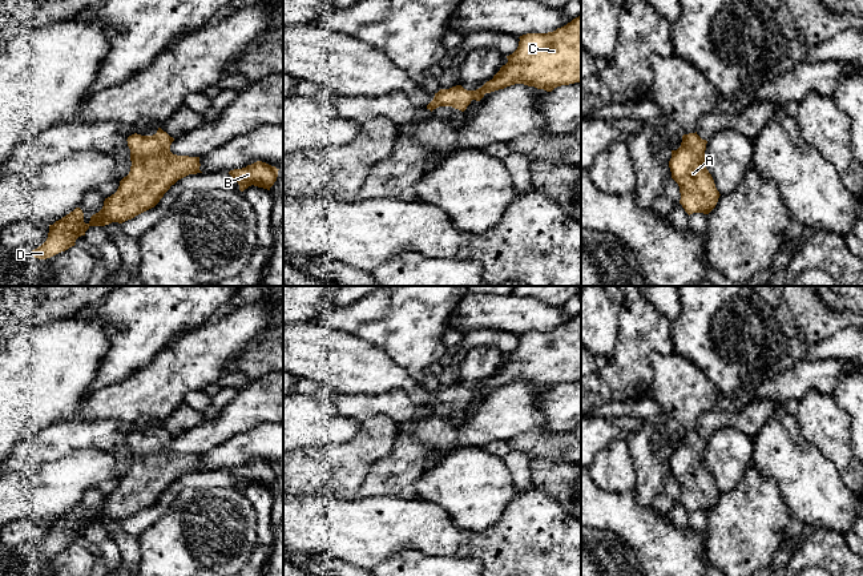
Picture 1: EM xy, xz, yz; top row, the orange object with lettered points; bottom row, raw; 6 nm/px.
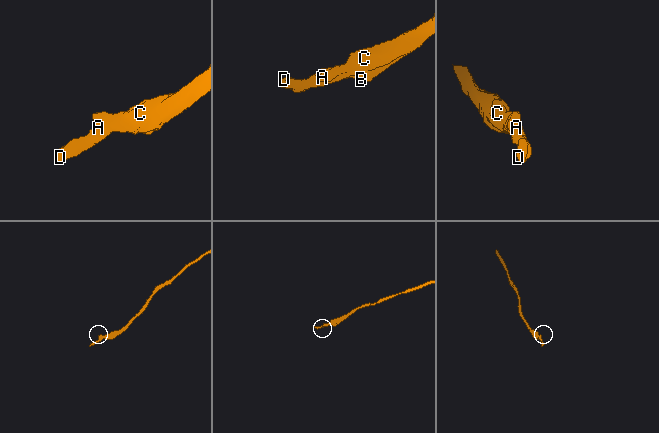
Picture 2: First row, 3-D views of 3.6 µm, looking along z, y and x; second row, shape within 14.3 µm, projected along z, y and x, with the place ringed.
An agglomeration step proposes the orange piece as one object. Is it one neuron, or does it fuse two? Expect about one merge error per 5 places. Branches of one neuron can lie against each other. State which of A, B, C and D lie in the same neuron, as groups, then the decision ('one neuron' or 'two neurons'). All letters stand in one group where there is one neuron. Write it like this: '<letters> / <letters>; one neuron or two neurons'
A B C D; one neuron

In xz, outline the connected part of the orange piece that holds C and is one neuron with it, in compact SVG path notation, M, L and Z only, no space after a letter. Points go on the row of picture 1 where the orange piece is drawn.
M581 15L566 25L548 33L527 33L519 37L517 49L492 80L476 90L461 85L440 89L427 105L431 112L452 106L464 112L472 100L515 84L552 92L561 85L581 81Z

